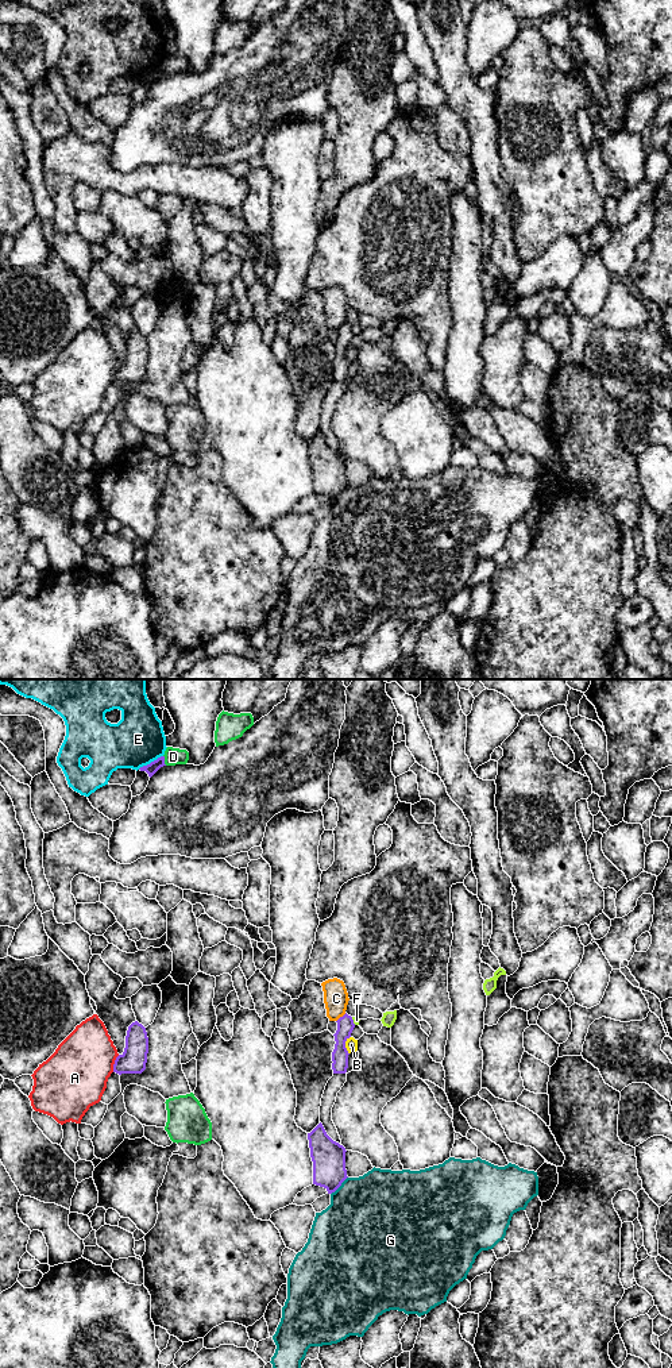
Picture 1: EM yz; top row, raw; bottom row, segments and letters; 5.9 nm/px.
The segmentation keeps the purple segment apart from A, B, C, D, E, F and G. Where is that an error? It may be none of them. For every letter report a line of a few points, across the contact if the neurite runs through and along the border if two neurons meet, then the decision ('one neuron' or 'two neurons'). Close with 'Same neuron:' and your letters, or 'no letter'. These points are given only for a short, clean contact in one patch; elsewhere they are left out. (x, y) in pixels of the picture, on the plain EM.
A: line yz (119, 363), (112, 380); two neurons
B: line yz (350, 345), (346, 350), (348, 362); two neurons
C: line yz (346, 322), (336, 330); two neurons
D: two neurons
E: two neurons
F: two neurons
G: two neurons
Same neuron: no letter

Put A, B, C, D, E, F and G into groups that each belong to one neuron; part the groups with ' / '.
A / B F / C / D / E / G

